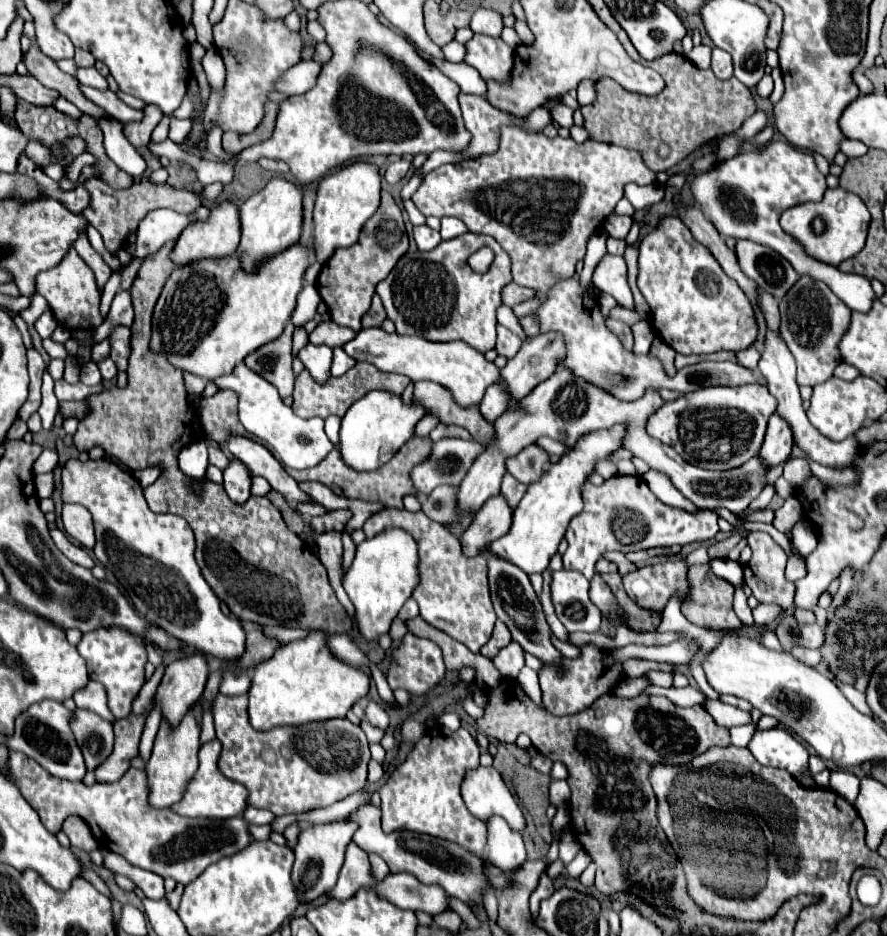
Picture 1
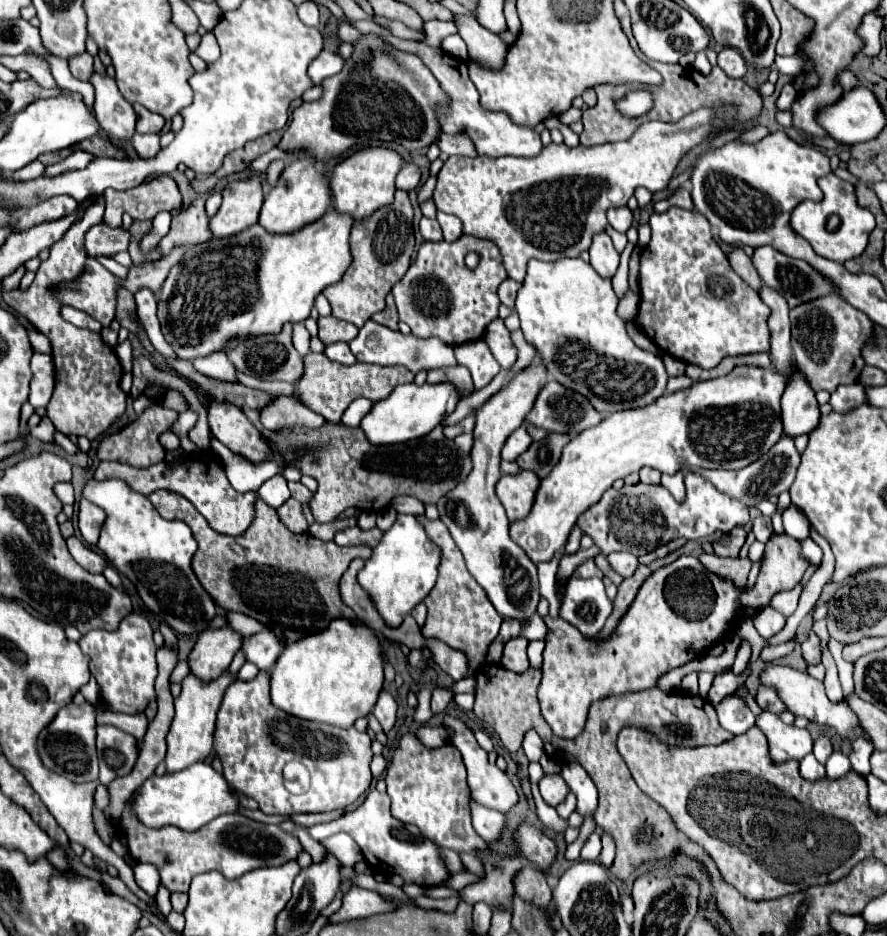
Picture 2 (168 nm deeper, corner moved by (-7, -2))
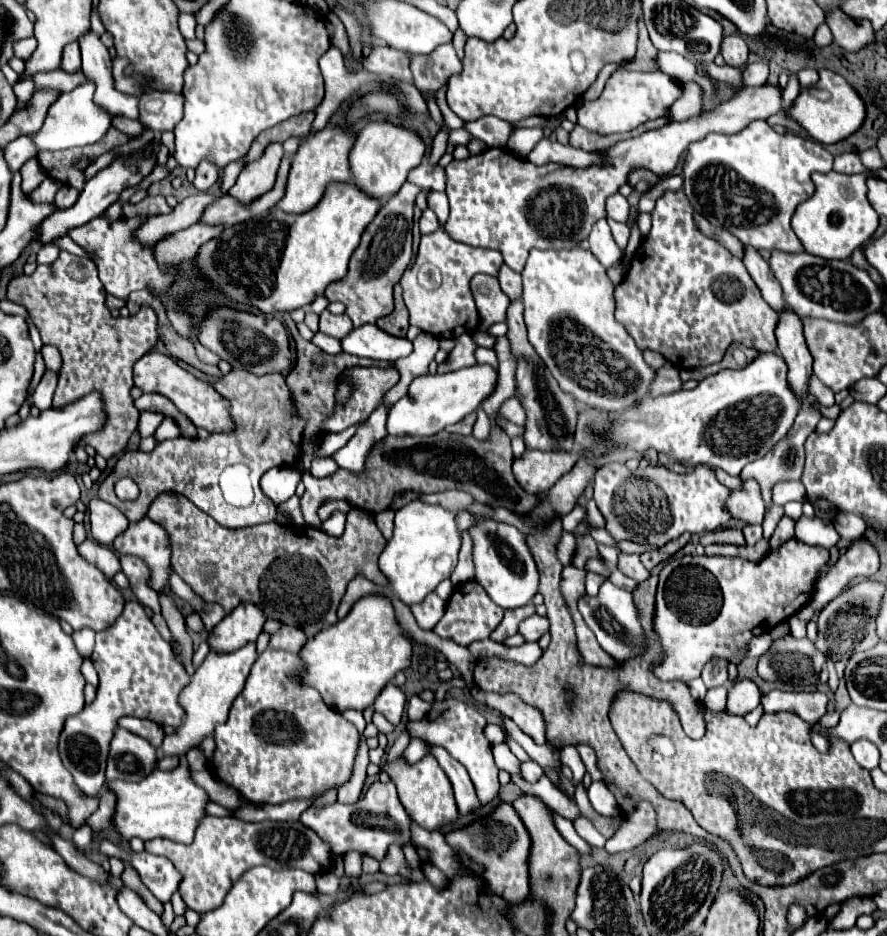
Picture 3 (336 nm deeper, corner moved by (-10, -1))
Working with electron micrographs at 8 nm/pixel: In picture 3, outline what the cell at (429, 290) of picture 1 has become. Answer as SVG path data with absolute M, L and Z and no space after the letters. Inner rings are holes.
M439 228L433 234L427 234L421 238L419 252L415 258L415 264L405 270L401 278L403 286L403 300L409 310L409 324L421 328L425 334L431 334L435 338L459 338L461 334L473 334L479 328L479 312L471 294L471 278L475 274L489 274L499 276L499 268L503 266L501 252L489 250L489 248L473 248L469 244L453 240L443 228ZM423 262L435 264L441 272L441 284L433 290L427 290L419 284L417 274Z

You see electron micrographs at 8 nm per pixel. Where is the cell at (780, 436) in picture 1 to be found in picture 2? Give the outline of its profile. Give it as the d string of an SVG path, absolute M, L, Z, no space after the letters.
M798 367L796 373L792 373L782 395L782 423L784 433L790 437L810 433L810 429L816 429L820 423L818 401L808 379L804 379Z

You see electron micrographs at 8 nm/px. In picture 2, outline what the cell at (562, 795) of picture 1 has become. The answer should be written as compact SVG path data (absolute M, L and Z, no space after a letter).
M544 775L538 781L538 789L540 789L540 795L544 797L544 801L548 805L552 805L552 807L556 807L558 803L562 803L566 799L568 791L570 791L560 775Z

